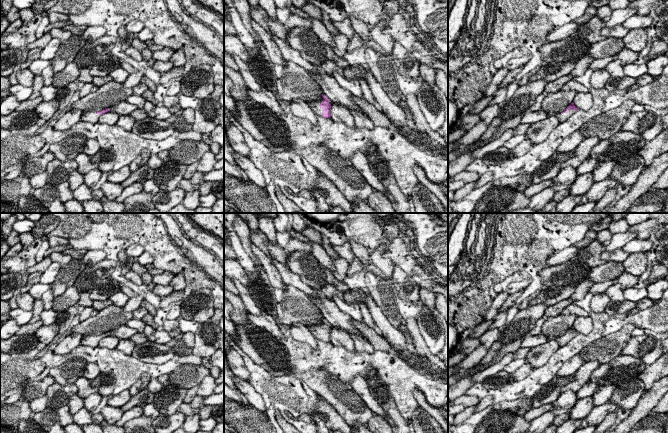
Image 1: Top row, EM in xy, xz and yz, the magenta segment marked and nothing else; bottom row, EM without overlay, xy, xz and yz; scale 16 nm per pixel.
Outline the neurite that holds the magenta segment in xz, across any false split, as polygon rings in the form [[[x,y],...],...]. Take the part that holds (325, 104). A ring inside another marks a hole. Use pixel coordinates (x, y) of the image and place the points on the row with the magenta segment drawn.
[[[325,94],[322,95],[323,100],[322,101],[313,101],[313,102],[307,102],[305,101],[311,109],[314,111],[316,115],[320,115],[324,118],[331,118],[330,110],[331,110],[331,103],[329,99],[325,96]]]

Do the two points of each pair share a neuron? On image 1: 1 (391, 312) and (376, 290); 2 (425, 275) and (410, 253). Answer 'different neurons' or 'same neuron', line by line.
1: same neuron
2: same neuron

